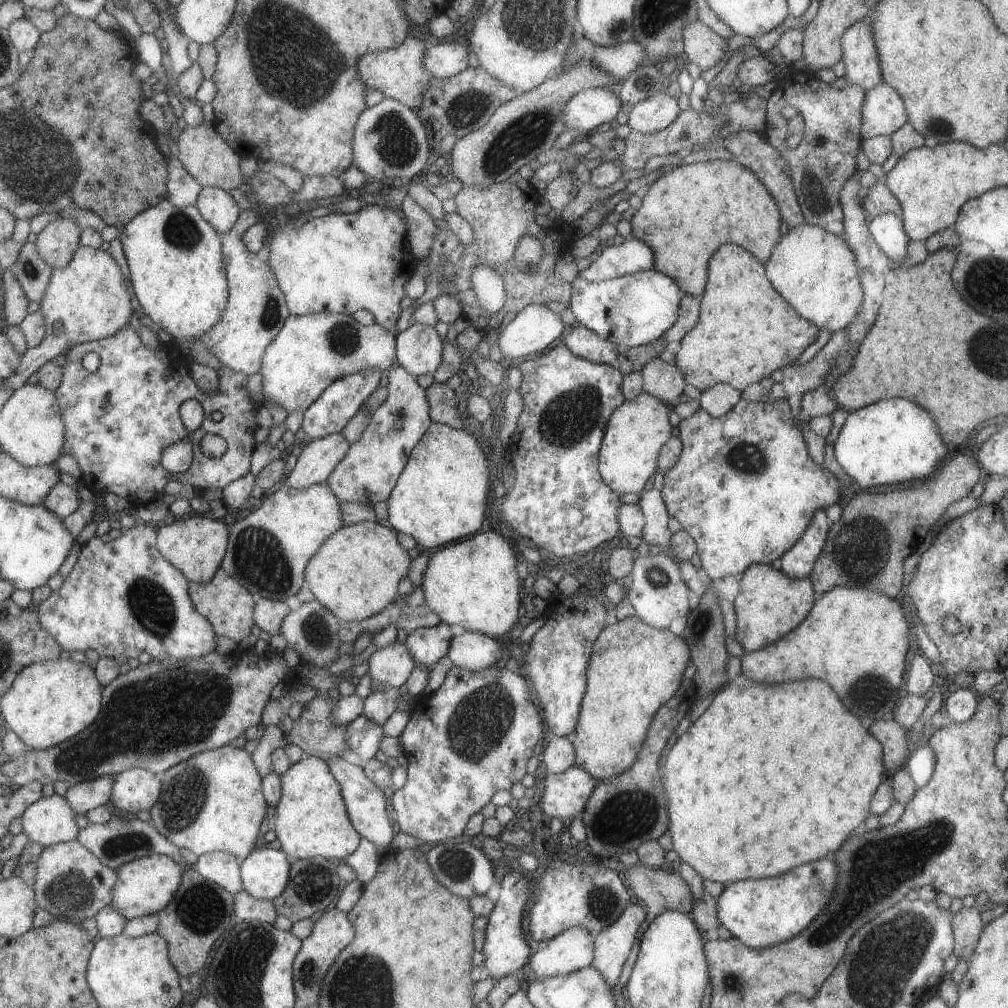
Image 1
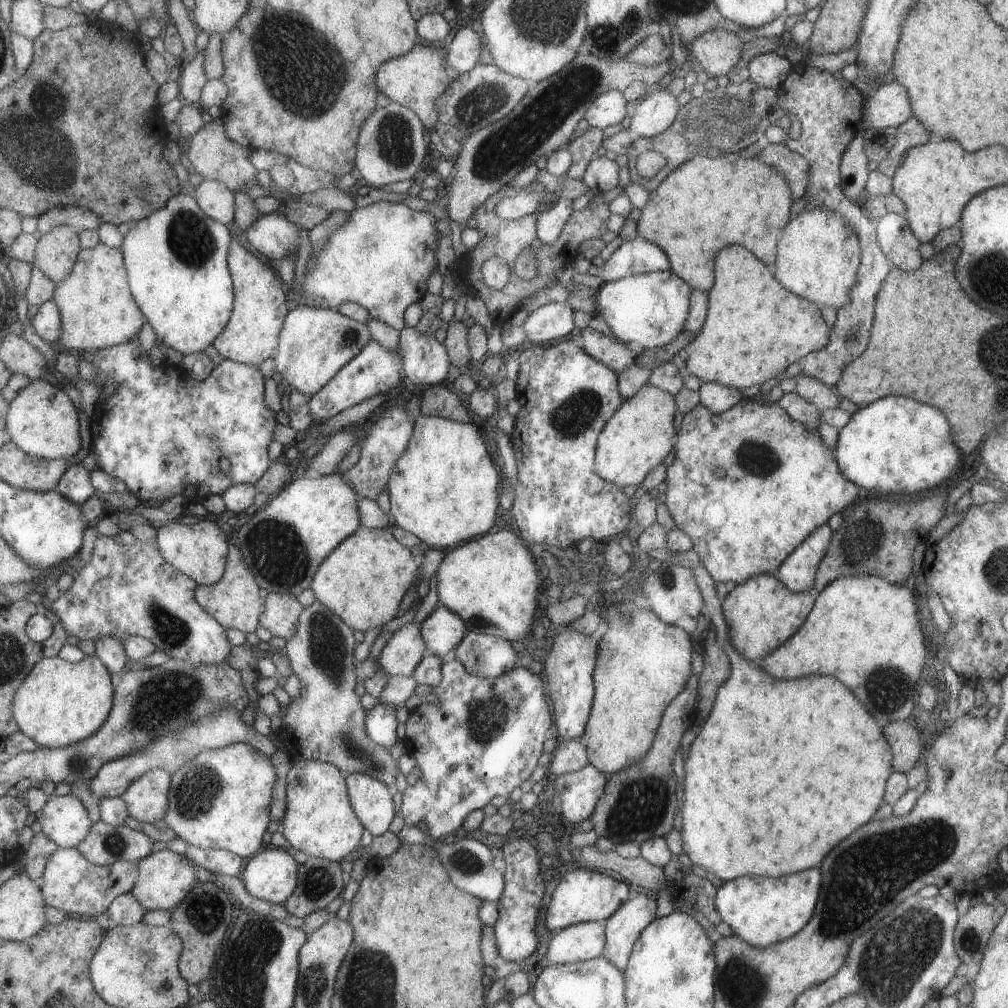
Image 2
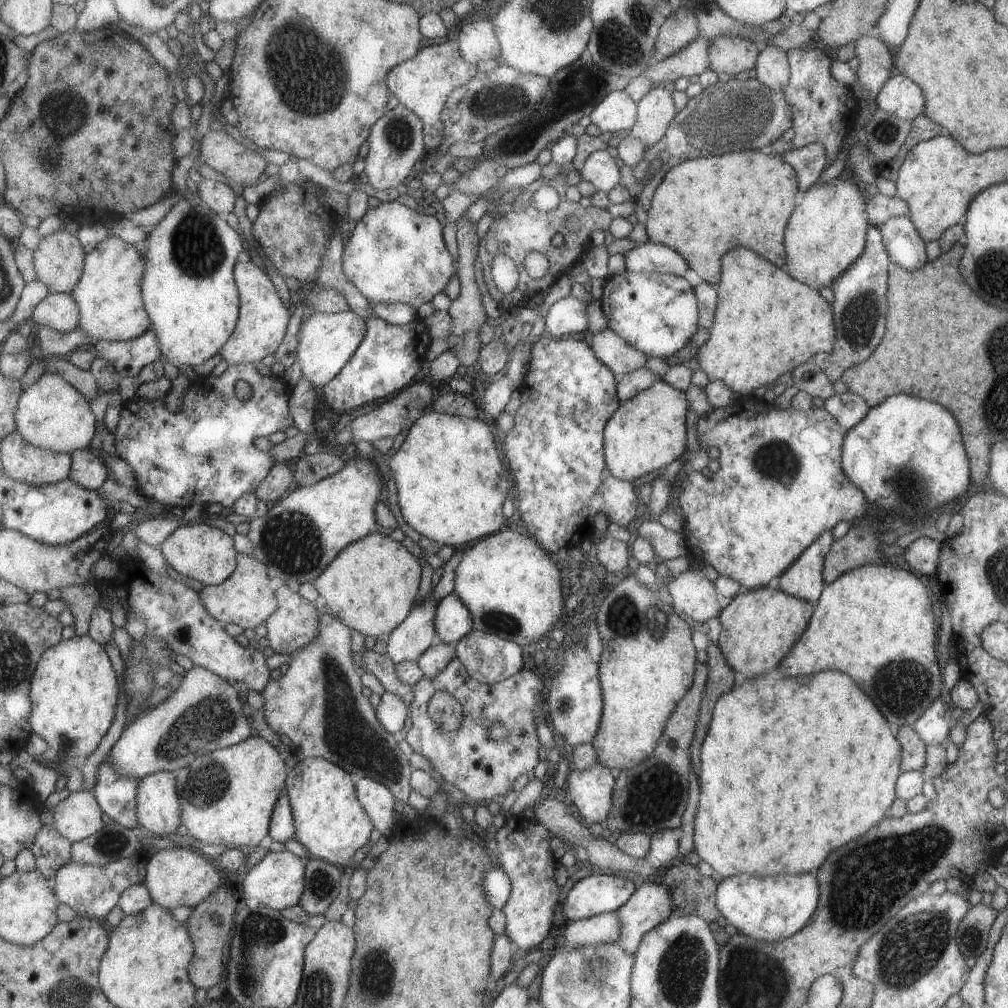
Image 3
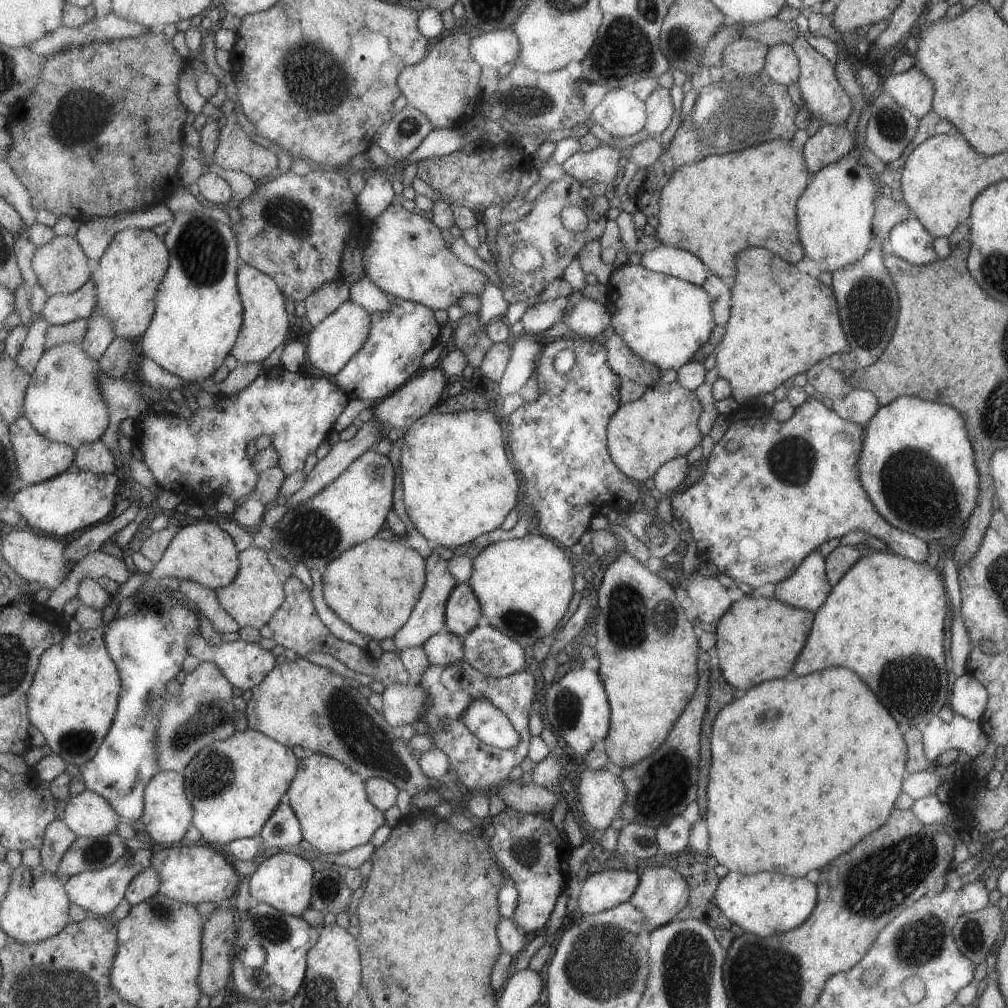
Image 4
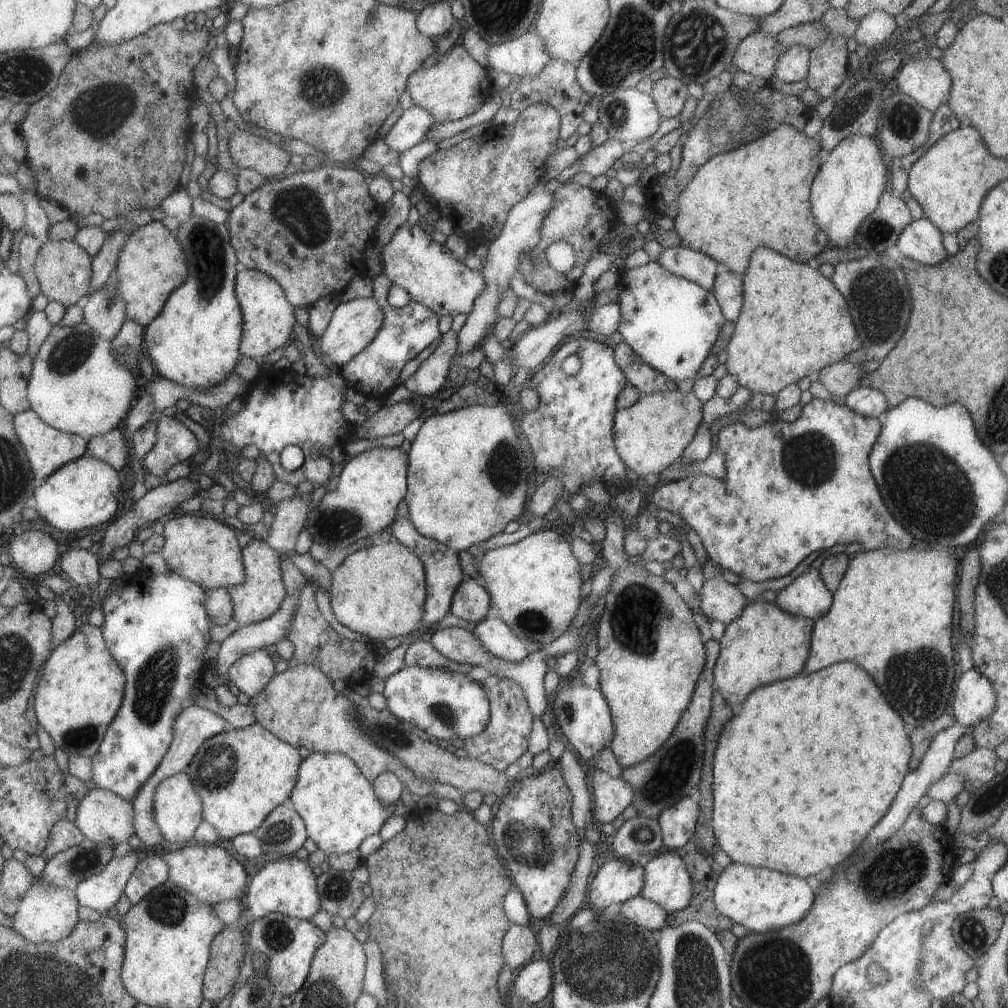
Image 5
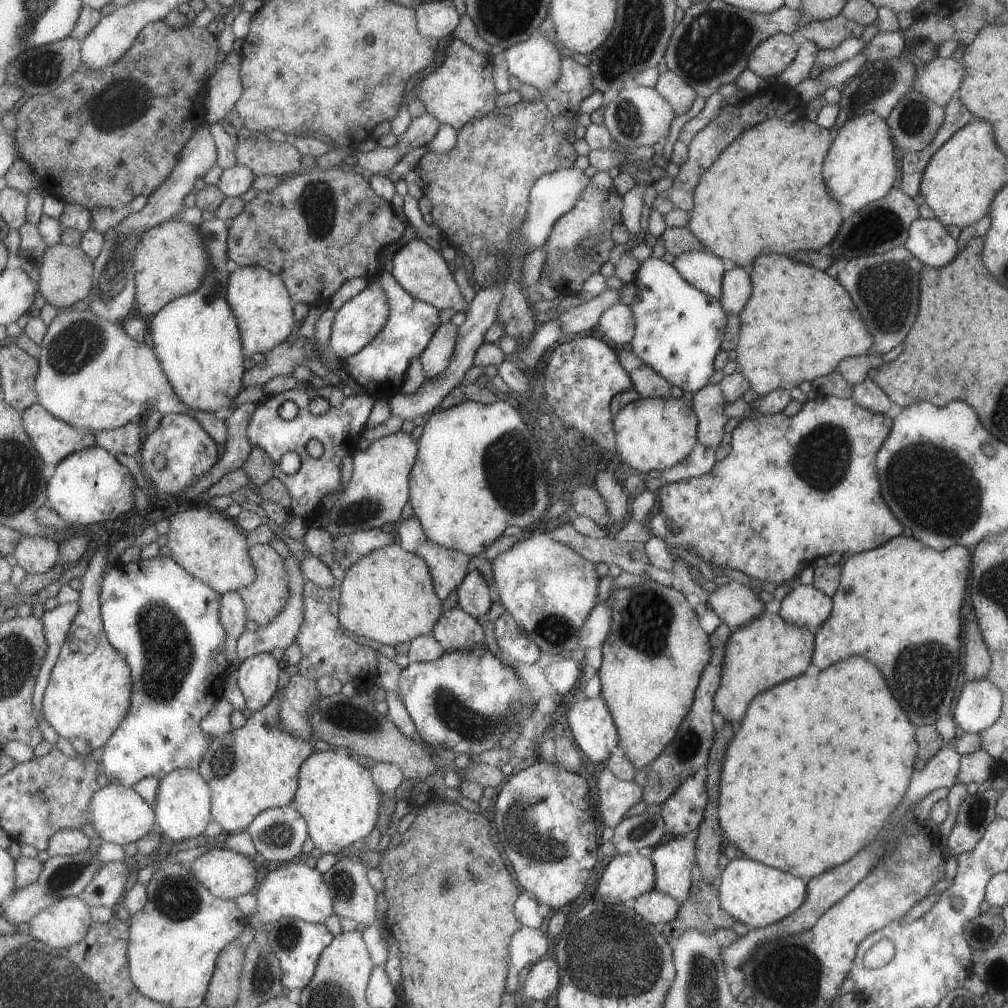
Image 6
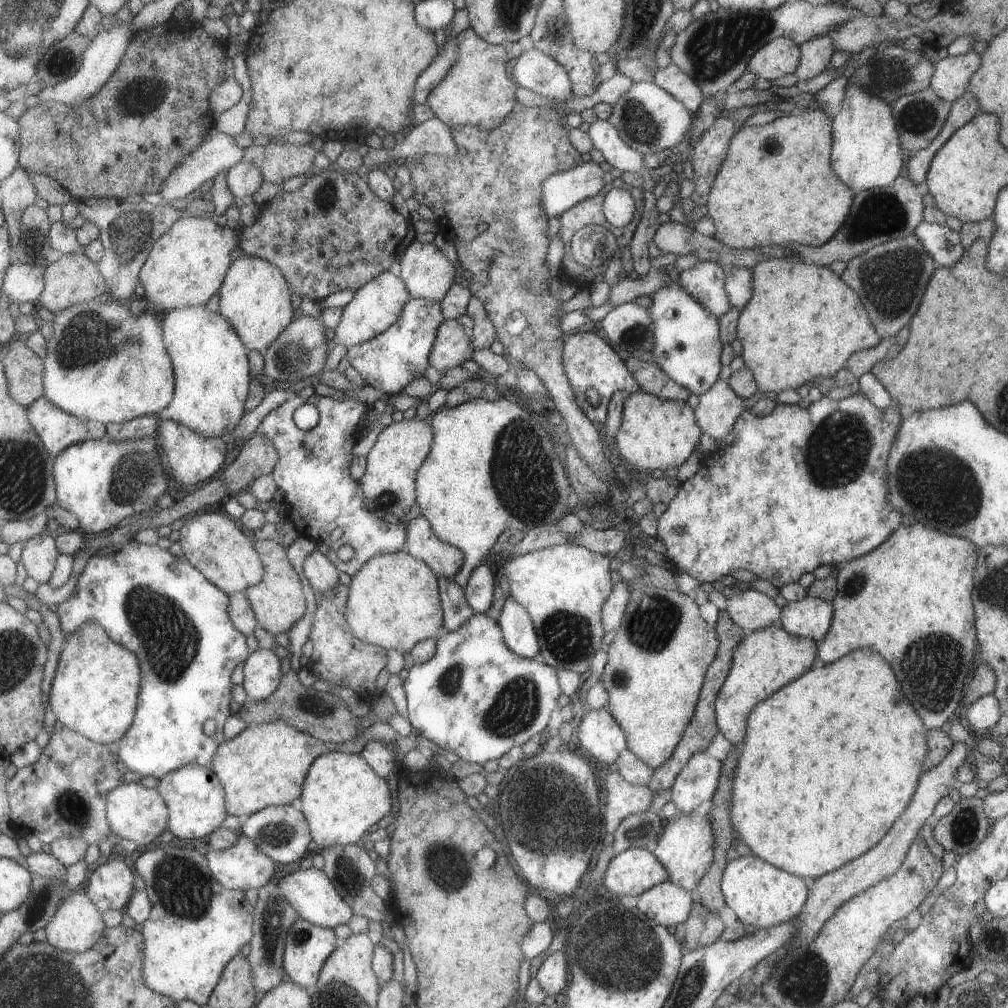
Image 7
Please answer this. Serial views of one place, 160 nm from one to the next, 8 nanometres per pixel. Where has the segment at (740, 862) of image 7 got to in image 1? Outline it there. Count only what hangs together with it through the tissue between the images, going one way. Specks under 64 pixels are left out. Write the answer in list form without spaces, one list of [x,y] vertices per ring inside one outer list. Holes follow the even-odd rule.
[[[827,858],[797,866],[785,874],[728,883],[716,898],[716,915],[732,937],[749,948],[765,948],[793,938],[813,920],[835,886],[835,864]]]

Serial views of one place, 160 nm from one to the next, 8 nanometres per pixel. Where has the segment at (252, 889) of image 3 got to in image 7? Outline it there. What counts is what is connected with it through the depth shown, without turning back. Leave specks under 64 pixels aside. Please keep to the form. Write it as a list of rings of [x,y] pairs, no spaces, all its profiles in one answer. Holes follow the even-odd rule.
[[[311,867],[301,870],[300,868],[287,873],[285,877],[276,880],[282,890],[285,900],[297,911],[299,918],[320,927],[335,928],[339,924],[345,924],[352,916],[353,911],[335,890],[334,884],[324,875],[321,869]]]

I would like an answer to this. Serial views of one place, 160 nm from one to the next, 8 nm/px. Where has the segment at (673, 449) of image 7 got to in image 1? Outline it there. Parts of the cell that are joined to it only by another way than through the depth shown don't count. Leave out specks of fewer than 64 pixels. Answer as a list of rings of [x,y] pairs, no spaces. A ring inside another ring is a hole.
[[[642,390],[633,400],[624,400],[610,414],[598,450],[598,473],[613,492],[618,495],[626,492],[639,494],[647,478],[656,472],[656,460],[660,448],[667,442],[672,429],[668,419],[670,411],[671,407],[662,400]]]

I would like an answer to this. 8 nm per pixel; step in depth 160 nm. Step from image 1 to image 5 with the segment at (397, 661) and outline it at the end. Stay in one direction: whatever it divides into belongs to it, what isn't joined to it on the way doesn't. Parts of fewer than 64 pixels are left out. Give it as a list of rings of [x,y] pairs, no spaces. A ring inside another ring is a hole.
[[[396,516],[394,521],[391,523],[392,539],[396,540],[406,546],[410,551],[413,551],[425,571],[426,580],[426,599],[423,607],[423,616],[421,622],[418,624],[419,628],[422,629],[426,626],[431,626],[435,629],[434,624],[437,624],[445,613],[450,610],[450,604],[454,590],[458,587],[458,584],[463,581],[463,572],[460,567],[460,560],[457,556],[457,551],[447,548],[443,543],[437,542],[433,539],[425,538],[421,536],[417,529],[412,525],[410,519]]]

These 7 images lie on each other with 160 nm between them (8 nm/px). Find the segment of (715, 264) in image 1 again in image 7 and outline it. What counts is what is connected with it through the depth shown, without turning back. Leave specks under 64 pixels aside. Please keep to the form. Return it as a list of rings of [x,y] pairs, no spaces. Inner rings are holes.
[[[772,257],[763,262],[758,262],[752,269],[752,295],[747,304],[740,310],[736,324],[736,338],[742,345],[742,360],[744,366],[749,368],[753,374],[756,387],[764,394],[766,392],[779,393],[789,388],[797,389],[802,384],[811,384],[814,381],[824,378],[833,378],[835,373],[843,368],[847,359],[856,350],[863,350],[875,346],[880,340],[880,336],[875,332],[867,311],[859,297],[840,278],[835,275],[829,267],[821,265],[810,265],[799,260],[788,260],[787,258]]]

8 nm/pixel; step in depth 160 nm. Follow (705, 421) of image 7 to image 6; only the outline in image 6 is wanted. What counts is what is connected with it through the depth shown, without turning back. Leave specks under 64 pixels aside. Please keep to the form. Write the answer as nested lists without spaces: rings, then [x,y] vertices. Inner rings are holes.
[[[708,384],[693,393],[692,410],[697,418],[696,442],[715,449],[730,423],[723,416],[723,394],[718,384]]]

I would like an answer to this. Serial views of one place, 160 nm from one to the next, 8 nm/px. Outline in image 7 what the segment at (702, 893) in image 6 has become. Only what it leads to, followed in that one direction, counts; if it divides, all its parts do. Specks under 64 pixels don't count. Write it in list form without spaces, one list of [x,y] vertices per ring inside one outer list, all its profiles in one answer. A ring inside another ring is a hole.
[[[695,900],[688,919],[679,926],[667,930],[678,940],[683,953],[710,945],[720,938],[723,922],[717,913],[710,913],[699,901]]]

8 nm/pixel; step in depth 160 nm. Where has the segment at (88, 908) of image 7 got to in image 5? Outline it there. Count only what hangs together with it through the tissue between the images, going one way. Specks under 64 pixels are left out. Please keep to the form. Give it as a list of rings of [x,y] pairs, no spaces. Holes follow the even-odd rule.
[[[37,880],[22,900],[20,909],[13,919],[13,927],[35,944],[62,941],[71,934],[79,920],[74,891],[66,888],[51,889]]]

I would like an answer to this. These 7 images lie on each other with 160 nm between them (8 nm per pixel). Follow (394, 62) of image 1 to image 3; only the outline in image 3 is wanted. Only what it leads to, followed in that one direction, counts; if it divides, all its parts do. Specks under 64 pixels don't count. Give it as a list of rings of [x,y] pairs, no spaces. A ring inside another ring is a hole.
[[[445,40],[441,44],[421,48],[410,60],[393,66],[385,78],[385,86],[389,94],[405,108],[411,110],[421,120],[423,141],[427,153],[432,153],[441,146],[443,126],[440,113],[445,106],[447,96],[455,88],[467,84],[478,72],[478,67],[468,64],[459,56],[456,40]]]

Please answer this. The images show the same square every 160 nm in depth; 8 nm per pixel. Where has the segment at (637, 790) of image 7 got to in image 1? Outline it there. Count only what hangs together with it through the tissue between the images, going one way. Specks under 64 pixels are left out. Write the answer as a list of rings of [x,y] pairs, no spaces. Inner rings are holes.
[[[575,764],[559,774],[547,773],[544,778],[544,793],[540,800],[540,810],[548,817],[572,819],[575,812],[582,812],[584,804],[597,784],[598,782],[588,772],[585,772],[585,770]]]

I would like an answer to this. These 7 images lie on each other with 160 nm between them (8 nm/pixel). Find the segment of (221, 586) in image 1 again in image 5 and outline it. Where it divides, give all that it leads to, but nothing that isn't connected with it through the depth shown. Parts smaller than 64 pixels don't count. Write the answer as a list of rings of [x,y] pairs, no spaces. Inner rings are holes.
[[[262,540],[251,541],[241,549],[245,580],[240,585],[227,587],[232,602],[232,618],[239,626],[256,623],[269,618],[286,595],[280,571],[278,554]]]

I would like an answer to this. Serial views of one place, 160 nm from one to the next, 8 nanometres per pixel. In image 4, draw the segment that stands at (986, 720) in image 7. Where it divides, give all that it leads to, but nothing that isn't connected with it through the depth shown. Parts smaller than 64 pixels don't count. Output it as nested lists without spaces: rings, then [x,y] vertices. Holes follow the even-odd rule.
[[[966,672],[953,682],[949,706],[953,714],[978,722],[985,709],[987,696],[985,688]]]

